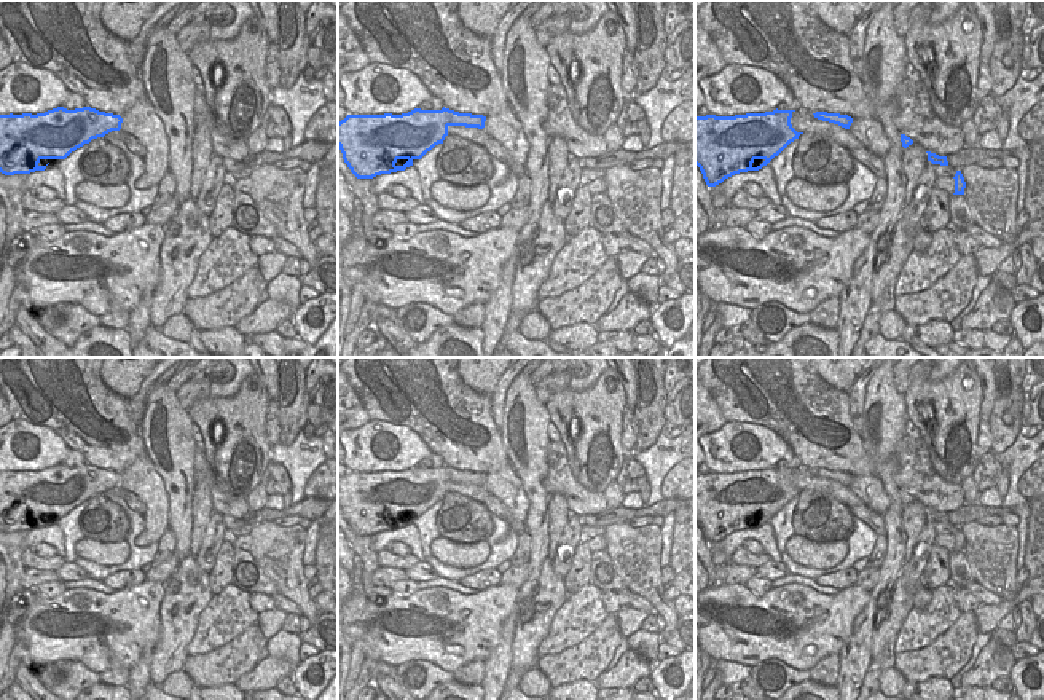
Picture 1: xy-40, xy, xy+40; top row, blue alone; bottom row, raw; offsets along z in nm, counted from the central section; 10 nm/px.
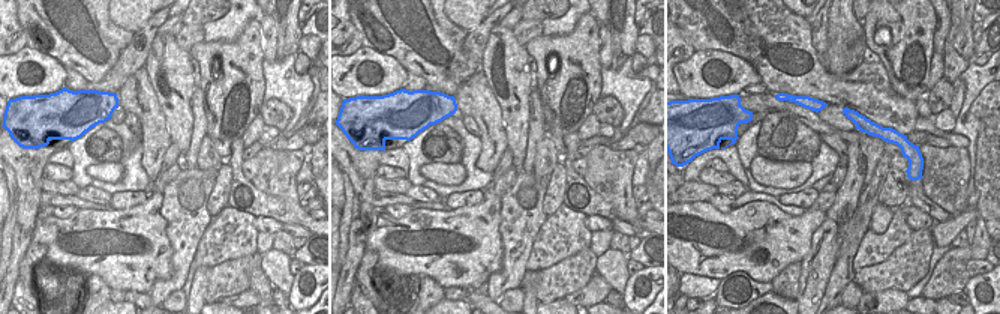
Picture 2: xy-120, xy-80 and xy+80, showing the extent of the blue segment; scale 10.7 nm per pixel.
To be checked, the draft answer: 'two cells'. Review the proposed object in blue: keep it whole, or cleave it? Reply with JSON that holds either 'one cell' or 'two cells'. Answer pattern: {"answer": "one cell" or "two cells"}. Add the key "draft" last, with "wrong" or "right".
{"answer": "one cell", "draft": "wrong"}

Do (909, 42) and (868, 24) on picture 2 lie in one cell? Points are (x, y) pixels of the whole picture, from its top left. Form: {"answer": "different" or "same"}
{"answer": "same"}

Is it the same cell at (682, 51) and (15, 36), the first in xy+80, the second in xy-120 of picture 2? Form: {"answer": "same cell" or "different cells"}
{"answer": "same cell"}

